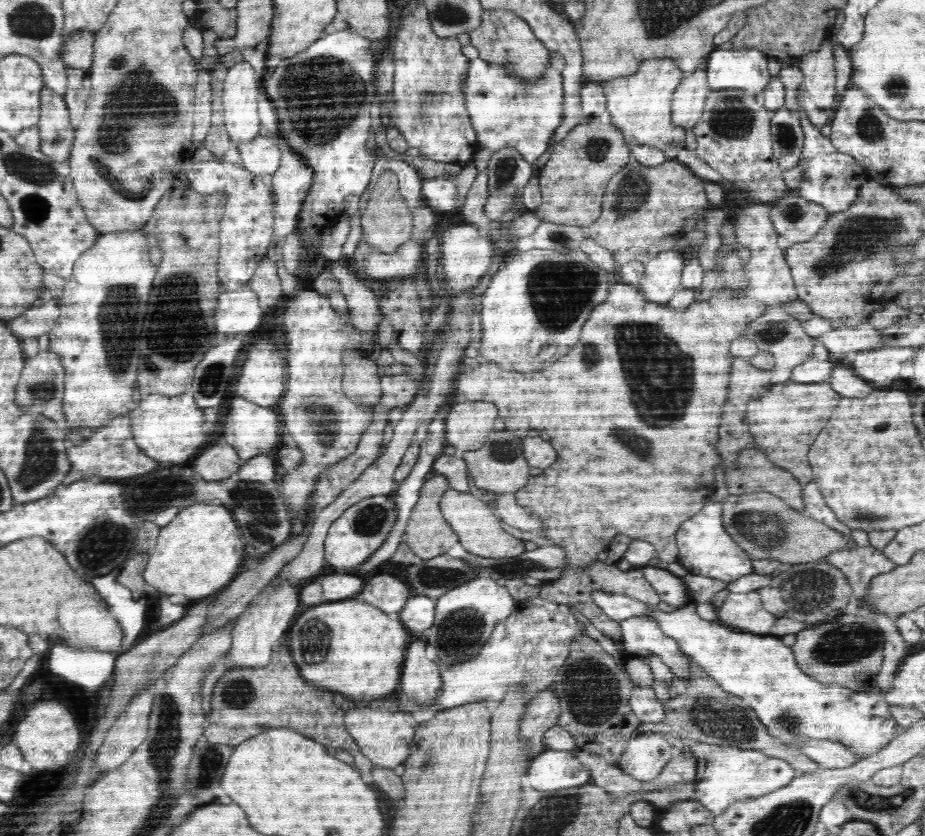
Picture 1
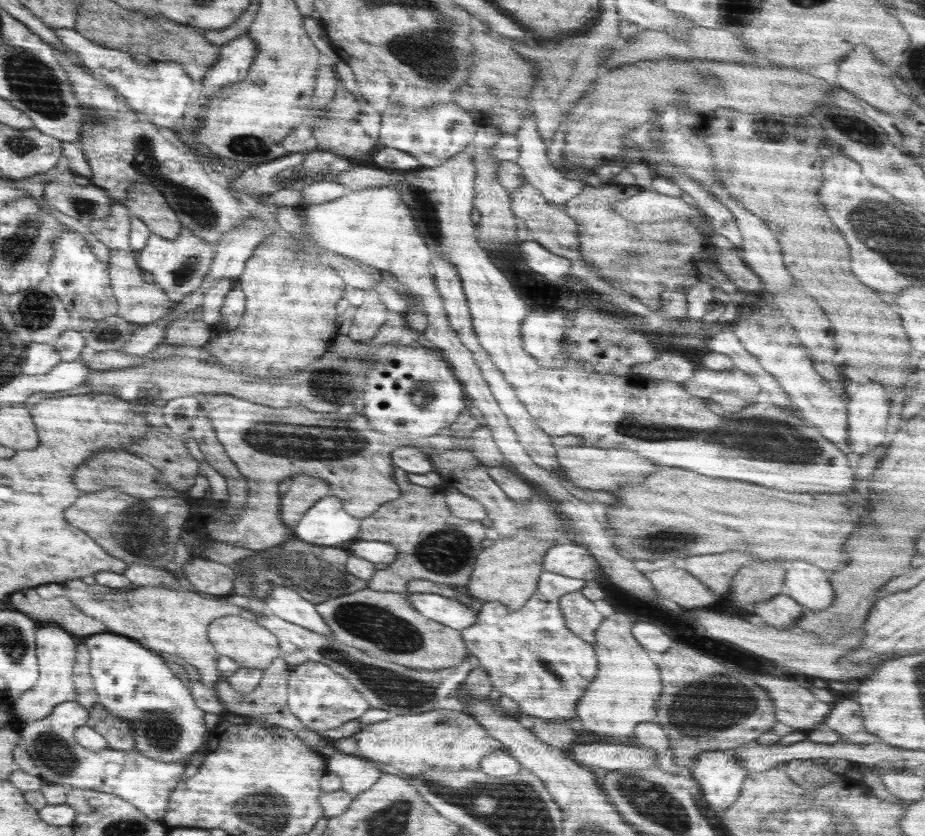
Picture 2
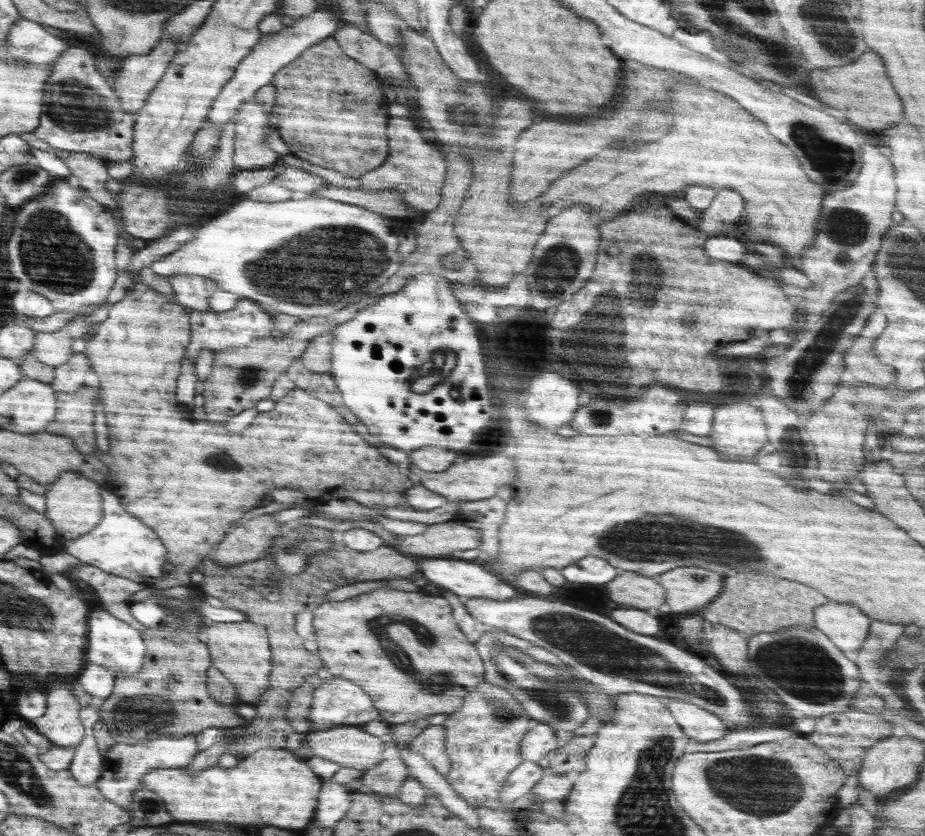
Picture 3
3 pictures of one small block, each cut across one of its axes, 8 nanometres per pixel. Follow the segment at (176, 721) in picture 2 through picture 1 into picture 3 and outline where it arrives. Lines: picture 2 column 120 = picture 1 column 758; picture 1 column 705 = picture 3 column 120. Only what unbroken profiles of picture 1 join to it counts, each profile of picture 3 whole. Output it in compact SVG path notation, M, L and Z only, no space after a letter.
M95 602L92 607L94 611L90 612L89 617L88 662L104 665L110 671L114 670L114 674L138 673L145 662L144 650L147 650L144 648L144 642L142 642L144 638L140 636L141 632L138 632L134 626L115 618L110 612L106 612L102 604Z

